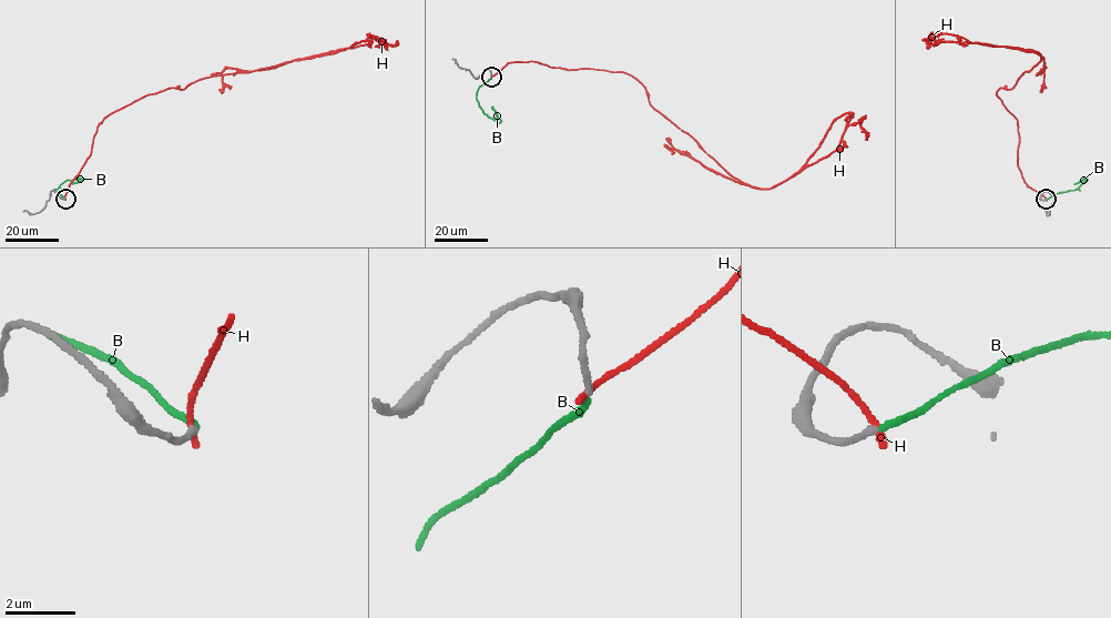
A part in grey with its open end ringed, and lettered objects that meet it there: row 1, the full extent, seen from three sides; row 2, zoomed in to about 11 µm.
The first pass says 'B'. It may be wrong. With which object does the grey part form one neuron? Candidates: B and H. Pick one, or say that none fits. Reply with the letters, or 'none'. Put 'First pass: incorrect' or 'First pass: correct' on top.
First pass: correct
B

